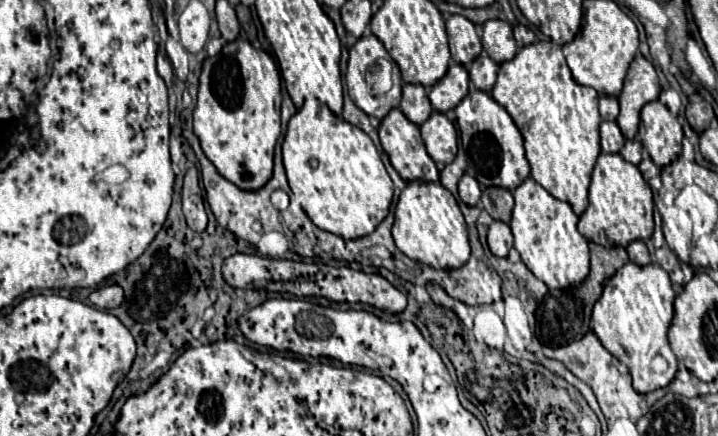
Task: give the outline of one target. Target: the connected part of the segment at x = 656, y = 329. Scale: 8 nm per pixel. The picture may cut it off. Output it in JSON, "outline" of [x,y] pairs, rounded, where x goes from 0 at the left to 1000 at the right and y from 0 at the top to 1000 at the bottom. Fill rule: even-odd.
{"outline":[[[872,603],[850,640],[844,640],[838,677],[827,695],[822,750],[836,778],[836,787],[877,846],[883,892],[889,901],[903,901],[930,883],[942,856],[942,819],[928,773],[930,745],[939,722],[936,690],[939,690],[936,649],[930,626],[919,608]],[[914,814],[922,814],[930,828],[930,846],[925,856],[914,856],[905,842]]]}

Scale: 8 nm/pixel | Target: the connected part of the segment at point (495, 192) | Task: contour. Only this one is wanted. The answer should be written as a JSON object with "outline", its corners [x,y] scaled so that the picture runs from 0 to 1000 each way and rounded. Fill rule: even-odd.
{"outline":[[[677,429],[671,438],[671,475],[694,507],[710,511],[716,456],[713,443],[702,429]]]}

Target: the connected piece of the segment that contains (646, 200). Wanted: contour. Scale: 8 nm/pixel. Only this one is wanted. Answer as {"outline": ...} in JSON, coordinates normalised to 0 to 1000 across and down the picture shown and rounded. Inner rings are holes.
{"outline":[[[836,351],[827,378],[819,452],[822,452],[822,466],[805,507],[805,530],[819,553],[827,553],[841,567],[855,567],[855,562],[872,567],[877,553],[886,553],[886,548],[900,553],[908,539],[911,530],[908,438],[903,420],[894,411],[894,397],[889,392],[889,383],[880,374],[872,374],[866,356]]]}

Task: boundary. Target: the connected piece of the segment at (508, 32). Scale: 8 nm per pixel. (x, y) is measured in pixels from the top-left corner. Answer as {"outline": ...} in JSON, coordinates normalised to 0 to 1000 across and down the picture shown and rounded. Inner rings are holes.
{"outline":[[[682,44],[671,57],[671,67],[674,67],[671,108],[682,126],[682,135],[688,135],[691,144],[699,144],[719,126],[721,108],[719,108],[710,53],[696,44]]]}

